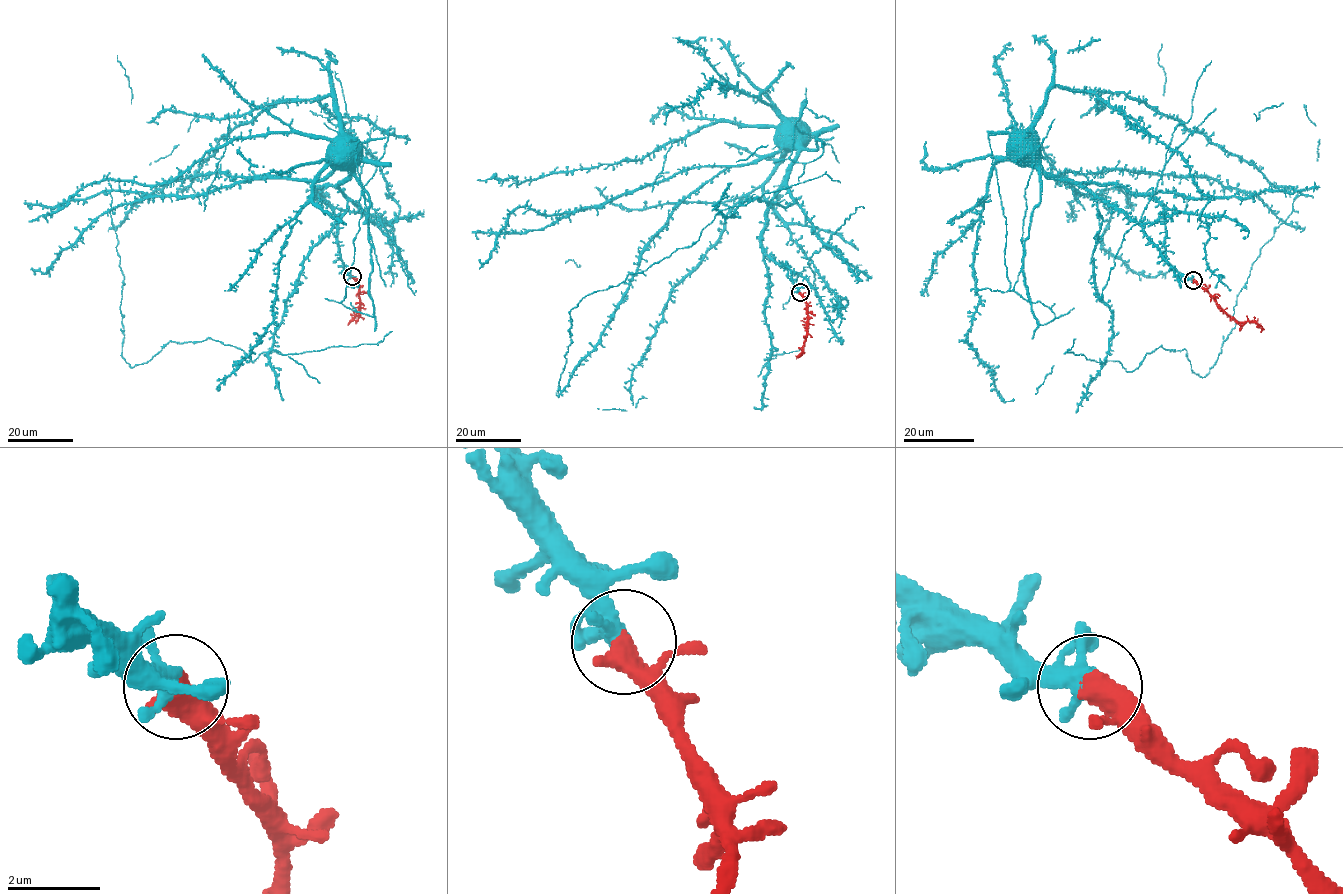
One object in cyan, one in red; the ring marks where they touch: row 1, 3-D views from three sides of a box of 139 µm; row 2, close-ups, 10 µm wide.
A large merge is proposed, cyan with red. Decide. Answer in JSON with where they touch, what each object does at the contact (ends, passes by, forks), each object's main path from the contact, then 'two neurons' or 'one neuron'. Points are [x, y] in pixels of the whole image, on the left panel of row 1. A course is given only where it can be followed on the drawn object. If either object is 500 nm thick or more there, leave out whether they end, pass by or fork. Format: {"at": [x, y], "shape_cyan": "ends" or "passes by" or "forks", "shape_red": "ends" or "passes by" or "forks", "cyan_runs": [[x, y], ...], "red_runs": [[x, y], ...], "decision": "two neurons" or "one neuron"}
{"at": [352, 276], "cyan_runs": [[352, 276], [339, 257], [337, 216], [314, 195], [319, 187], [333, 186], [348, 175], [340, 169], [339, 156]], "red_runs": [[352, 276], [359, 287], [359, 315], [347, 325]], "decision": "one neuron"}

